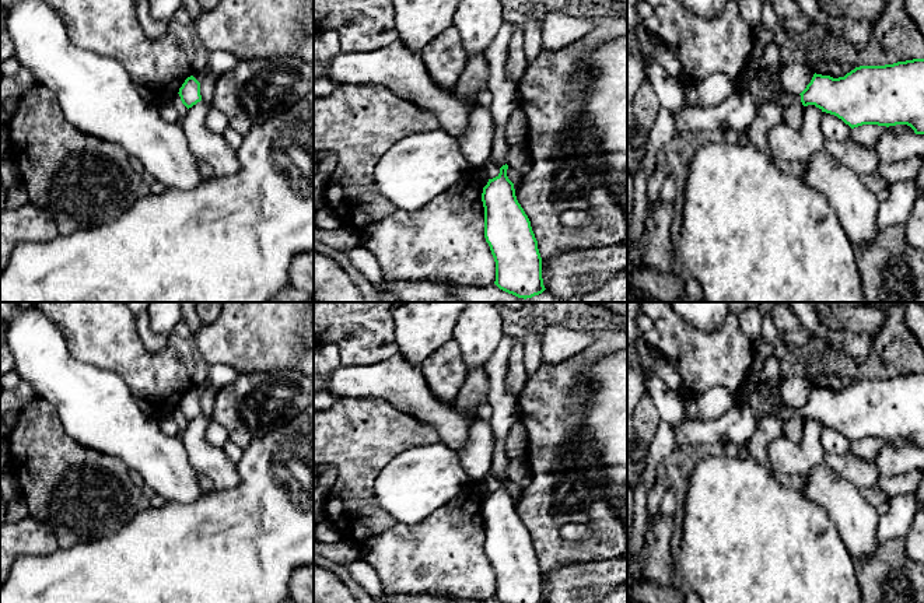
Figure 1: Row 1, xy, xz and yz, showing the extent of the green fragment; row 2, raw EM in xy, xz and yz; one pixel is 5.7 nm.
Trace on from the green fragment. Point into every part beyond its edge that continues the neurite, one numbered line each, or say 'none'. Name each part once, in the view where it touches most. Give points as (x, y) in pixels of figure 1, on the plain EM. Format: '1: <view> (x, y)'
1: yz (786, 412)

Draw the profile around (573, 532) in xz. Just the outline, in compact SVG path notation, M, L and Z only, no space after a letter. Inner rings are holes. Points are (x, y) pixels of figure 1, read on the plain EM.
M567 523L561 527L560 533L563 539L568 541L581 541L581 540L588 540L596 527L594 526L587 526L581 523Z

